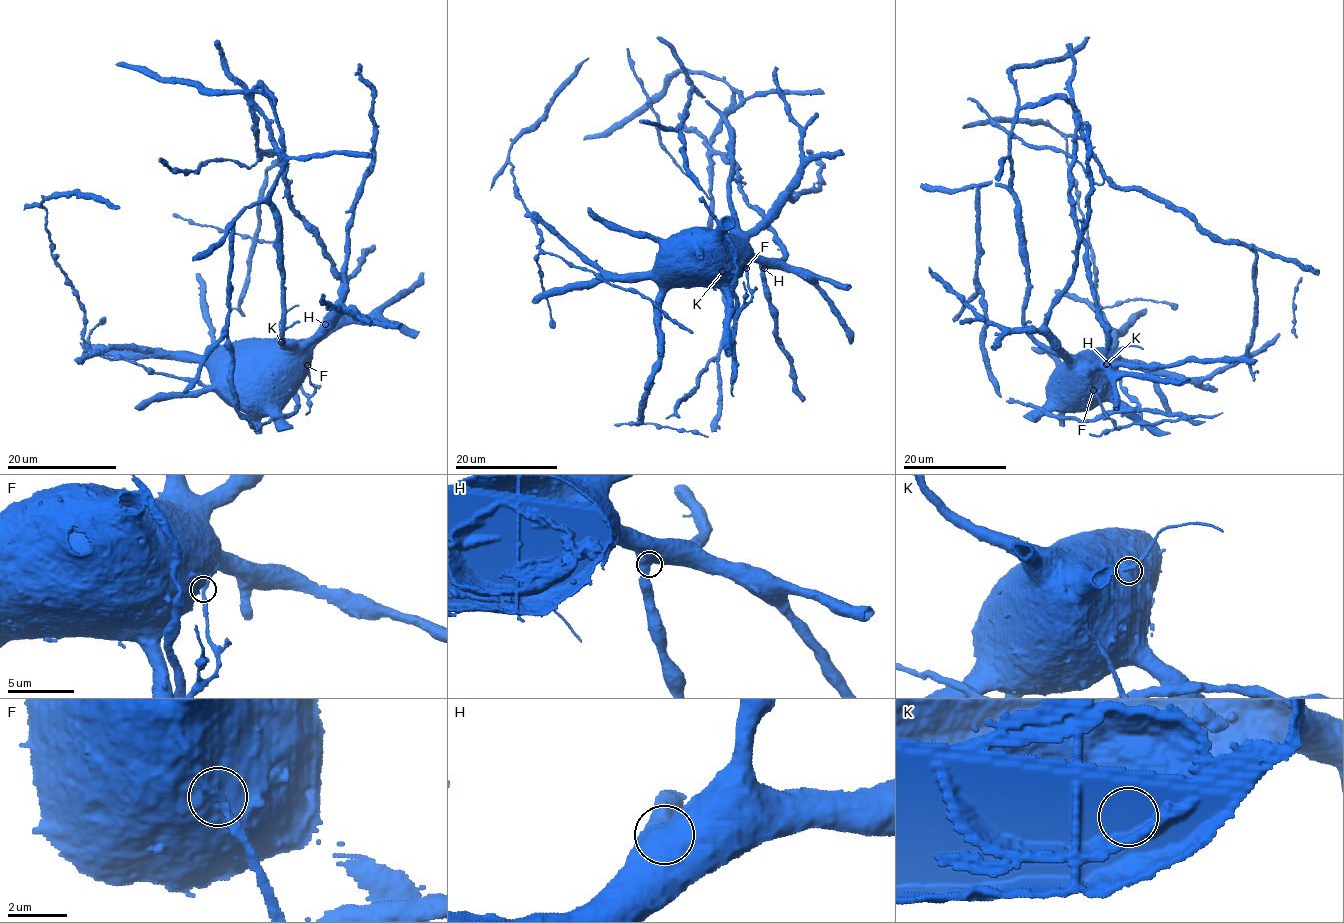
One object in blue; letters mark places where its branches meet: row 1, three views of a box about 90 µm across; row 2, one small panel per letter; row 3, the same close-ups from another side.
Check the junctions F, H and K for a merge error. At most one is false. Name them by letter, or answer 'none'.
F

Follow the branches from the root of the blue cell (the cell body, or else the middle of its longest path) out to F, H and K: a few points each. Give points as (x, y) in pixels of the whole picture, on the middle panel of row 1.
F: (728, 240), (745, 262), (746, 268)
H: (728, 240), (736, 242), (764, 268)
K: (728, 240), (728, 262), (722, 271)

